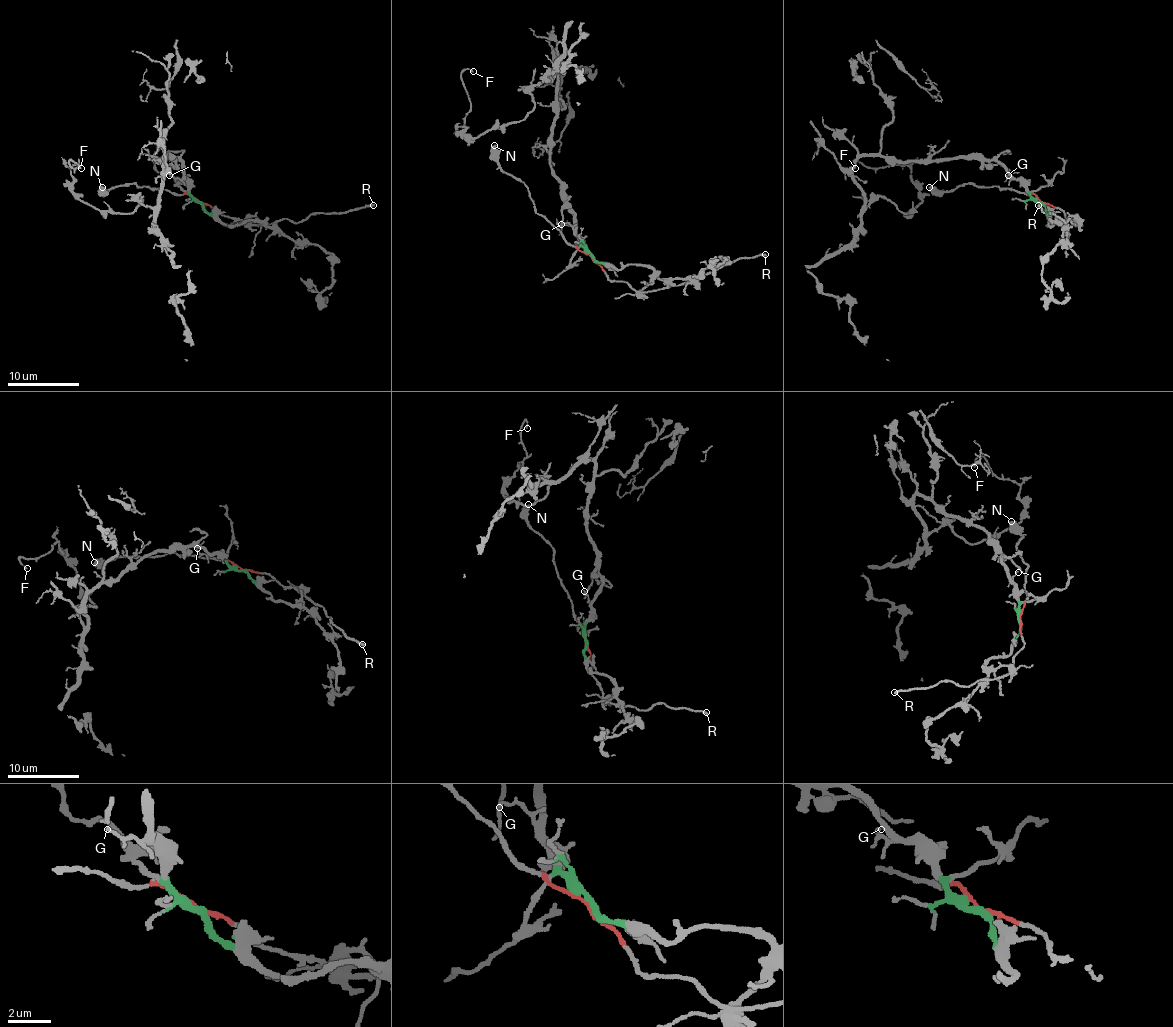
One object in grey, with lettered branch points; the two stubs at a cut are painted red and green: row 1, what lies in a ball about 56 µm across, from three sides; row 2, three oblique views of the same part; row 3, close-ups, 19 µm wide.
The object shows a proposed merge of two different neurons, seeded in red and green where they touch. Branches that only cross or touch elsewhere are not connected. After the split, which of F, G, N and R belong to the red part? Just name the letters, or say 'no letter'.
N, R

